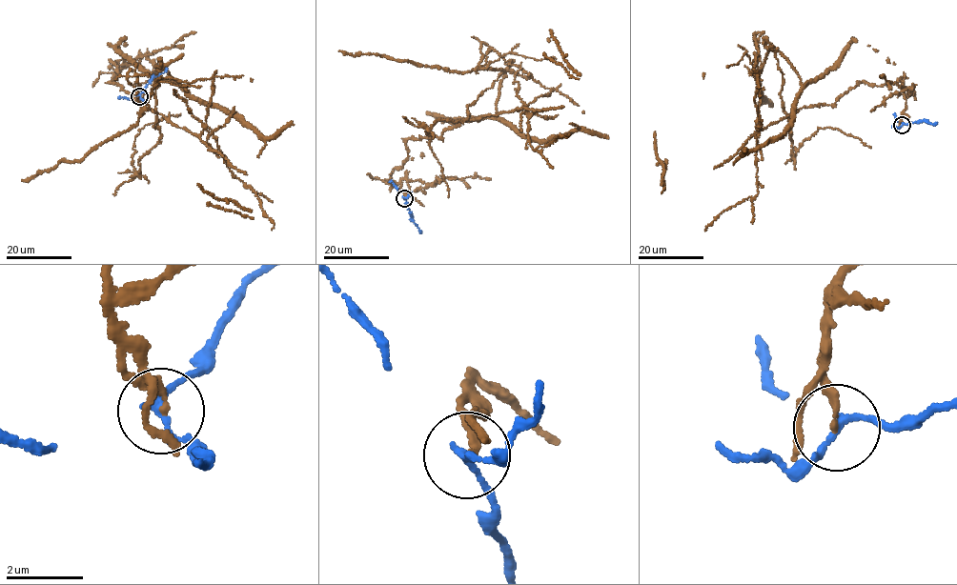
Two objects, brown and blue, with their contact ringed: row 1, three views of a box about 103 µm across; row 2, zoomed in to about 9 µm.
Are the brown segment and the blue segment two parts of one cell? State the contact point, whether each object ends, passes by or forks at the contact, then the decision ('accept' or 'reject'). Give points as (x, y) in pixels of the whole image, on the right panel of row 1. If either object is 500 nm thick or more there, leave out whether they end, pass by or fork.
(902, 125) | brown ends | blue passes by | reject

